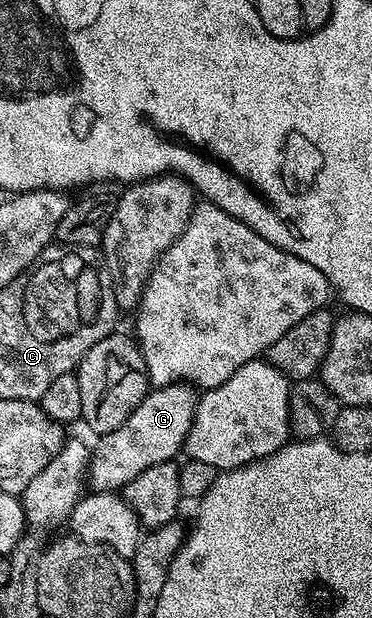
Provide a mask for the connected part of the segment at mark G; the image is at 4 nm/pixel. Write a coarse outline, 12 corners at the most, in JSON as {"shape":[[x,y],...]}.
{"shape":[[182,381],[148,390],[98,436],[90,490],[118,492],[172,462],[195,416]]}

